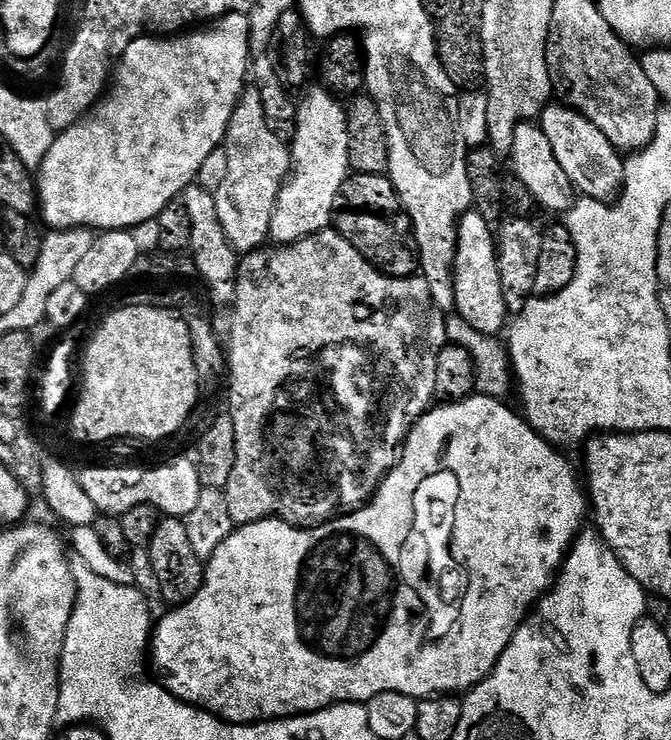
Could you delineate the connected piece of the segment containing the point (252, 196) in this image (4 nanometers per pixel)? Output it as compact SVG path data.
M252 90L245 91L236 103L222 147L228 163L226 178L214 193L218 221L235 253L254 252L269 239L268 227L276 209L276 196L290 175L292 153L285 141L271 133L262 102Z

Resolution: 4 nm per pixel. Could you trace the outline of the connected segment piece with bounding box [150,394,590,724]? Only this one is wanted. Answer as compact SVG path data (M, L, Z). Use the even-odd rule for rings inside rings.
M473 394L466 400L460 400L457 404L441 403L440 408L432 408L428 413L421 415L419 419L413 423L408 439L402 445L402 451L399 460L396 462L395 468L385 476L380 487L376 489L375 496L367 501L363 506L357 507L349 516L337 515L335 518L325 519L317 528L295 528L295 523L289 522L284 518L265 518L256 520L253 524L239 525L232 531L222 542L222 546L218 546L218 550L214 550L214 554L206 562L204 569L204 581L201 582L200 588L193 596L184 604L175 605L164 617L155 621L152 634L150 637L150 664L152 660L152 668L157 672L159 683L164 685L164 689L171 696L176 696L183 704L193 704L194 707L209 712L212 716L218 716L222 720L227 720L230 724L259 724L265 720L283 720L289 716L304 716L307 712L320 712L324 708L328 708L331 704L359 704L374 699L378 694L383 692L397 692L398 694L406 694L407 696L415 696L417 698L427 698L437 694L464 694L473 686L480 683L481 680L487 678L492 673L492 667L500 661L500 655L504 652L505 646L512 641L512 636L516 629L524 623L530 609L537 603L539 597L548 591L553 583L554 574L559 573L566 553L569 551L570 545L576 539L581 531L582 525L585 523L584 511L587 513L590 508L589 501L586 499L585 489L582 487L582 480L576 477L576 472L572 469L572 464L559 452L555 443L549 442L528 423L523 415L511 412L504 405L503 399L494 396L482 396Z

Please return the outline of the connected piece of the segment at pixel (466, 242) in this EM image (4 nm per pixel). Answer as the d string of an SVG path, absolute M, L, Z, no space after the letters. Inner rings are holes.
M469 210L460 217L456 226L456 261L452 267L455 311L463 320L470 322L474 330L495 337L500 331L505 331L510 316L502 298L502 278L498 274L496 261L497 247L493 225L482 218L480 212Z

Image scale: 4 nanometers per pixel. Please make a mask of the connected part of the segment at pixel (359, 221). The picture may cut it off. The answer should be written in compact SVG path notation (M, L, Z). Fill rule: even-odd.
M352 174L344 181L338 190L338 198L334 202L332 224L354 250L358 250L367 258L378 271L394 277L409 277L417 275L420 257L416 250L416 237L412 235L412 219L404 211L400 196L387 175L381 174Z

